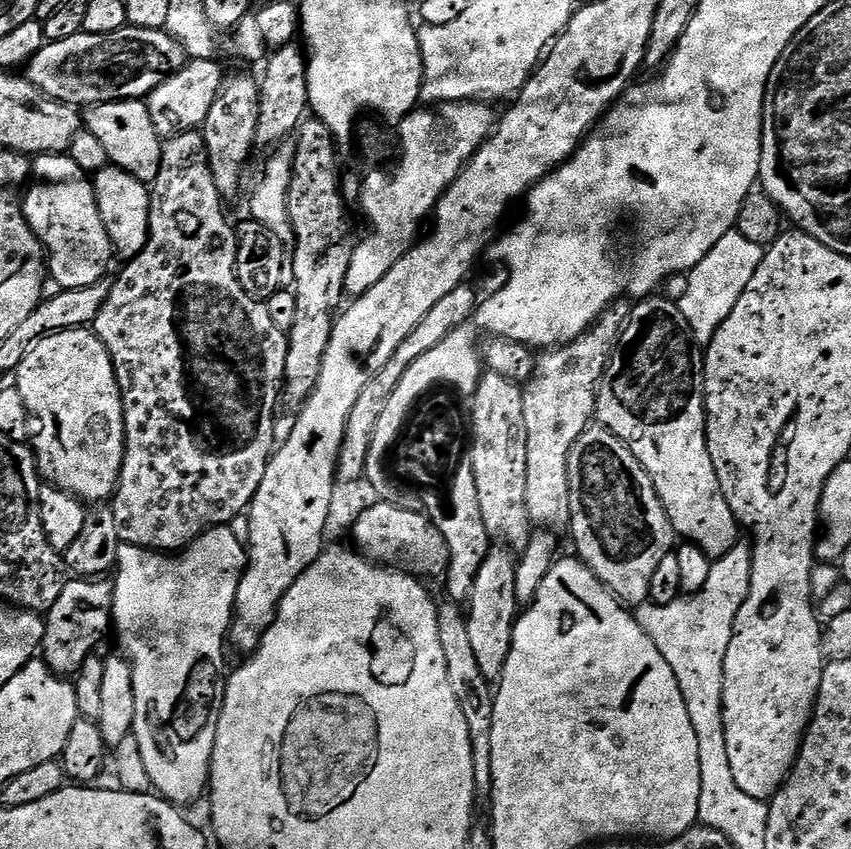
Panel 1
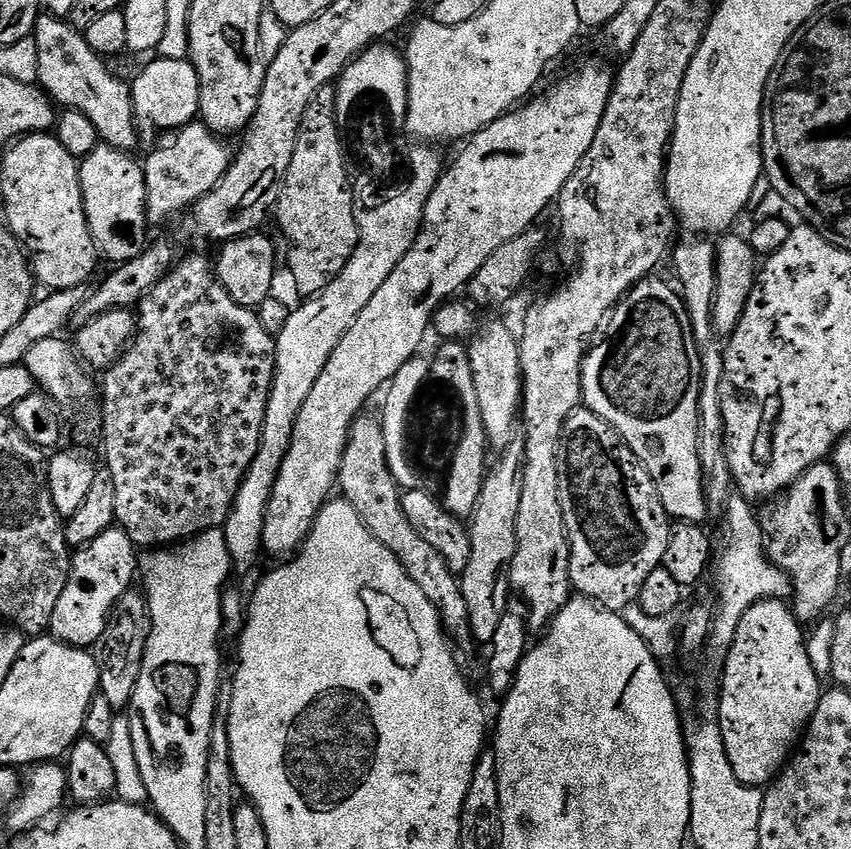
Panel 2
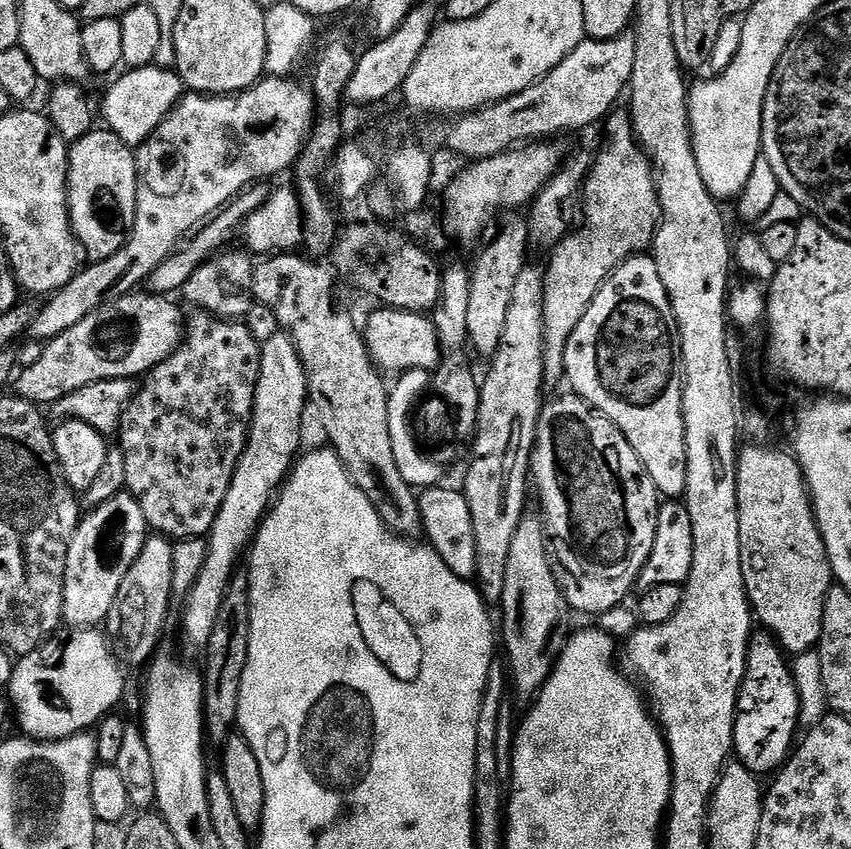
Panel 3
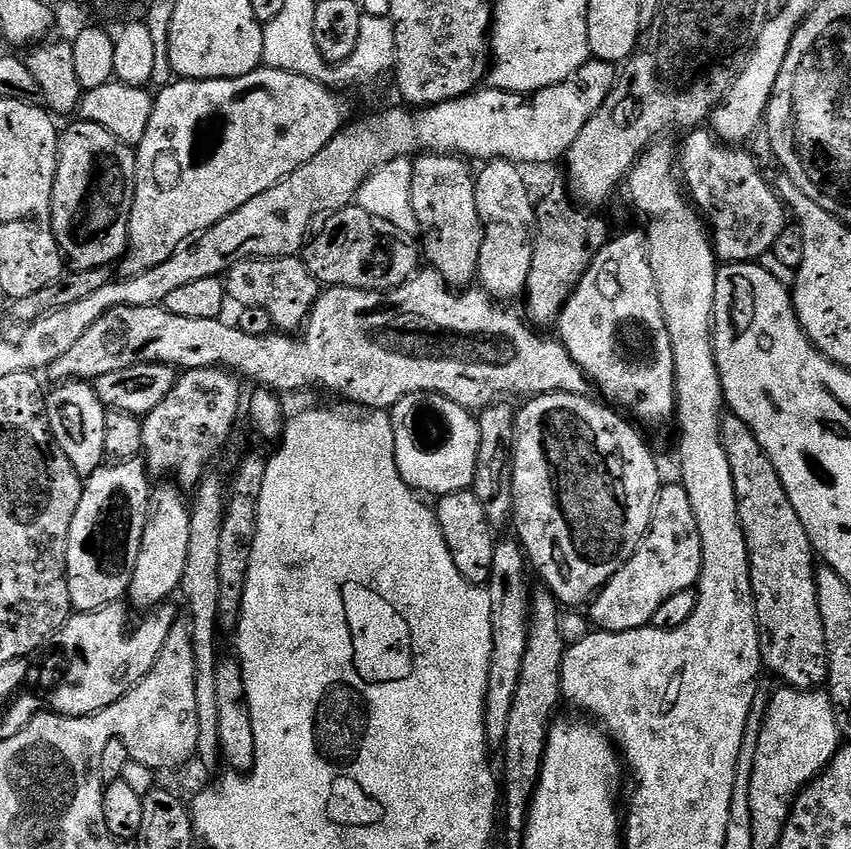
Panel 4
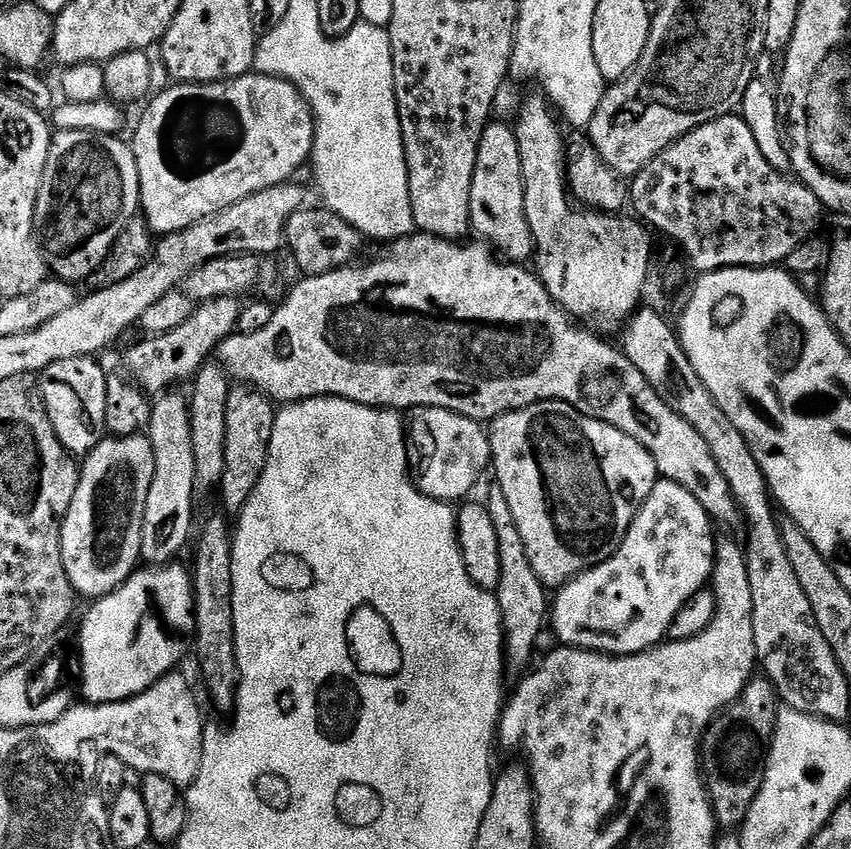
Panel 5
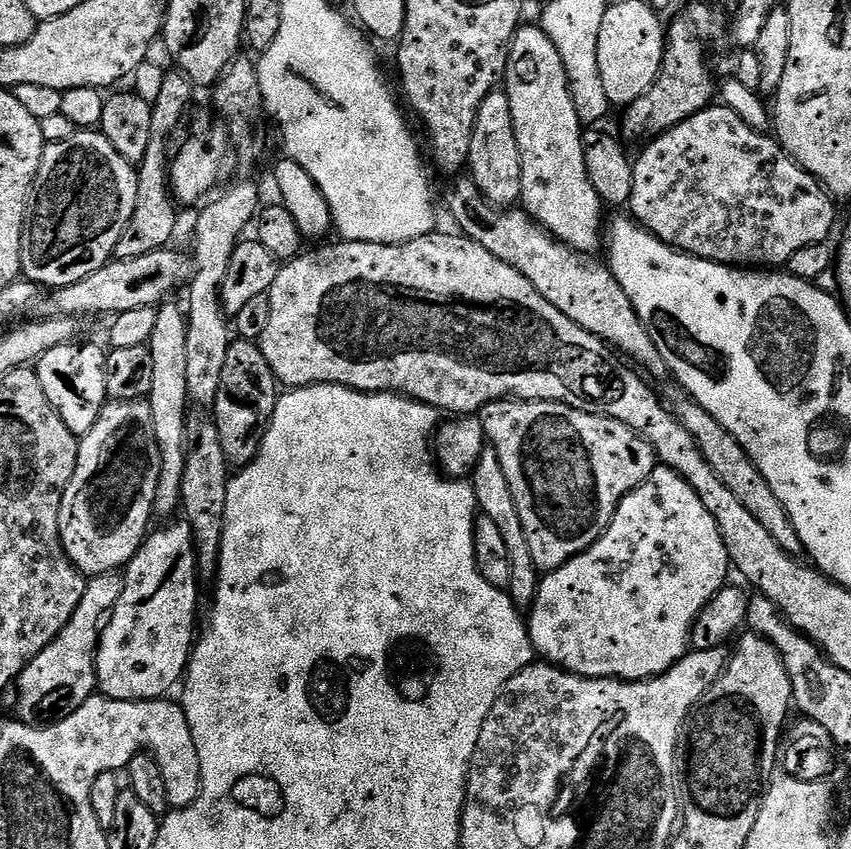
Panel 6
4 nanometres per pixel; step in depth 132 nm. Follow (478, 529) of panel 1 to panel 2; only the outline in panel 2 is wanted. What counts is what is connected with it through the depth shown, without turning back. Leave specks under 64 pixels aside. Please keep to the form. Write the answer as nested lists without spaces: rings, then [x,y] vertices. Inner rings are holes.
[[[444,342],[439,345],[436,357],[430,363],[430,376],[434,381],[445,380],[450,387],[456,391],[456,396],[460,399],[459,407],[464,414],[464,429],[462,430],[462,442],[454,454],[454,462],[446,473],[448,481],[444,484],[444,496],[442,503],[445,510],[451,516],[470,518],[475,514],[478,500],[482,494],[484,477],[487,476],[490,467],[488,451],[490,445],[486,426],[482,422],[482,410],[478,407],[478,394],[474,391],[474,370],[470,370],[470,354],[467,347],[460,342]]]

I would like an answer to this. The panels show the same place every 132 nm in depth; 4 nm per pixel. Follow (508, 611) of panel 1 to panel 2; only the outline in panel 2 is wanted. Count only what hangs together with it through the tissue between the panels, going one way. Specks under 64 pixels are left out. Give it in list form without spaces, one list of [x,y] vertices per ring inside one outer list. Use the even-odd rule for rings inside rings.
[[[513,442],[503,449],[500,461],[489,467],[484,477],[482,494],[476,512],[470,517],[470,562],[460,576],[462,594],[466,598],[466,610],[470,610],[470,627],[473,637],[484,646],[491,645],[494,634],[502,623],[510,599],[508,571],[512,568],[518,542],[518,506],[522,502],[522,478],[524,477],[524,445]]]

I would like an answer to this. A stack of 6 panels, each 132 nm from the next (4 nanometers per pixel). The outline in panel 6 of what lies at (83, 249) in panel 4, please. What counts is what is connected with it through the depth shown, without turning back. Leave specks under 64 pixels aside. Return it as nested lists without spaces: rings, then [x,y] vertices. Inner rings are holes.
[[[78,130],[70,138],[66,138],[66,142],[48,144],[42,154],[42,162],[36,171],[36,181],[32,183],[30,211],[24,221],[21,273],[33,284],[37,286],[45,284],[45,289],[55,290],[70,286],[74,282],[82,282],[82,278],[86,278],[86,274],[94,274],[94,270],[98,270],[103,264],[109,263],[113,259],[118,246],[118,238],[122,238],[122,230],[126,230],[126,222],[130,222],[130,214],[134,214],[134,202],[138,202],[138,178],[136,173],[137,169],[134,165],[126,162],[126,158],[122,158],[122,154],[118,154],[118,150],[114,150],[114,146],[110,146],[110,142],[105,138],[104,133],[99,130]]]

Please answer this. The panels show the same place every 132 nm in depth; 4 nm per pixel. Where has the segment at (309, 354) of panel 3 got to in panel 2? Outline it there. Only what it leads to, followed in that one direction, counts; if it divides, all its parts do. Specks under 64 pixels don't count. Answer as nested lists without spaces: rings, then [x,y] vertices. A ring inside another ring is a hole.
[[[361,414],[352,423],[338,477],[339,491],[344,491],[341,492],[343,499],[348,500],[354,510],[358,510],[358,518],[362,518],[366,530],[370,530],[370,534],[378,538],[378,542],[382,542],[382,546],[386,546],[394,558],[398,558],[406,574],[410,574],[422,594],[430,598],[449,641],[461,653],[468,652],[474,645],[474,637],[460,576],[452,572],[450,566],[446,566],[446,558],[442,558],[442,554],[438,554],[438,550],[434,550],[434,546],[430,546],[430,542],[426,542],[426,538],[422,538],[414,526],[410,526],[410,518],[406,518],[406,510],[402,510],[400,483],[394,478],[386,458],[386,434],[381,417],[368,415]]]

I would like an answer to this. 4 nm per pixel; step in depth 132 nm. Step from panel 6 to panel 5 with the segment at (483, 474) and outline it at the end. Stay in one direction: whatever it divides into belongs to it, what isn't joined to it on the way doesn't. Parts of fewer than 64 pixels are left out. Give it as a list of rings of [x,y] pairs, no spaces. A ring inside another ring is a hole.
[[[493,483],[491,487],[486,503],[490,510],[490,519],[494,522],[494,531],[498,533],[498,562],[502,562],[502,578],[498,578],[494,595],[504,627],[506,676],[509,681],[516,682],[529,671],[533,663],[532,655],[536,652],[536,639],[546,632],[546,625],[550,620],[550,592],[544,587],[538,574],[534,574],[530,558],[526,558],[526,546],[522,546],[522,534],[518,534],[518,526],[514,522],[514,514],[510,514],[506,494],[502,494],[502,486]]]

